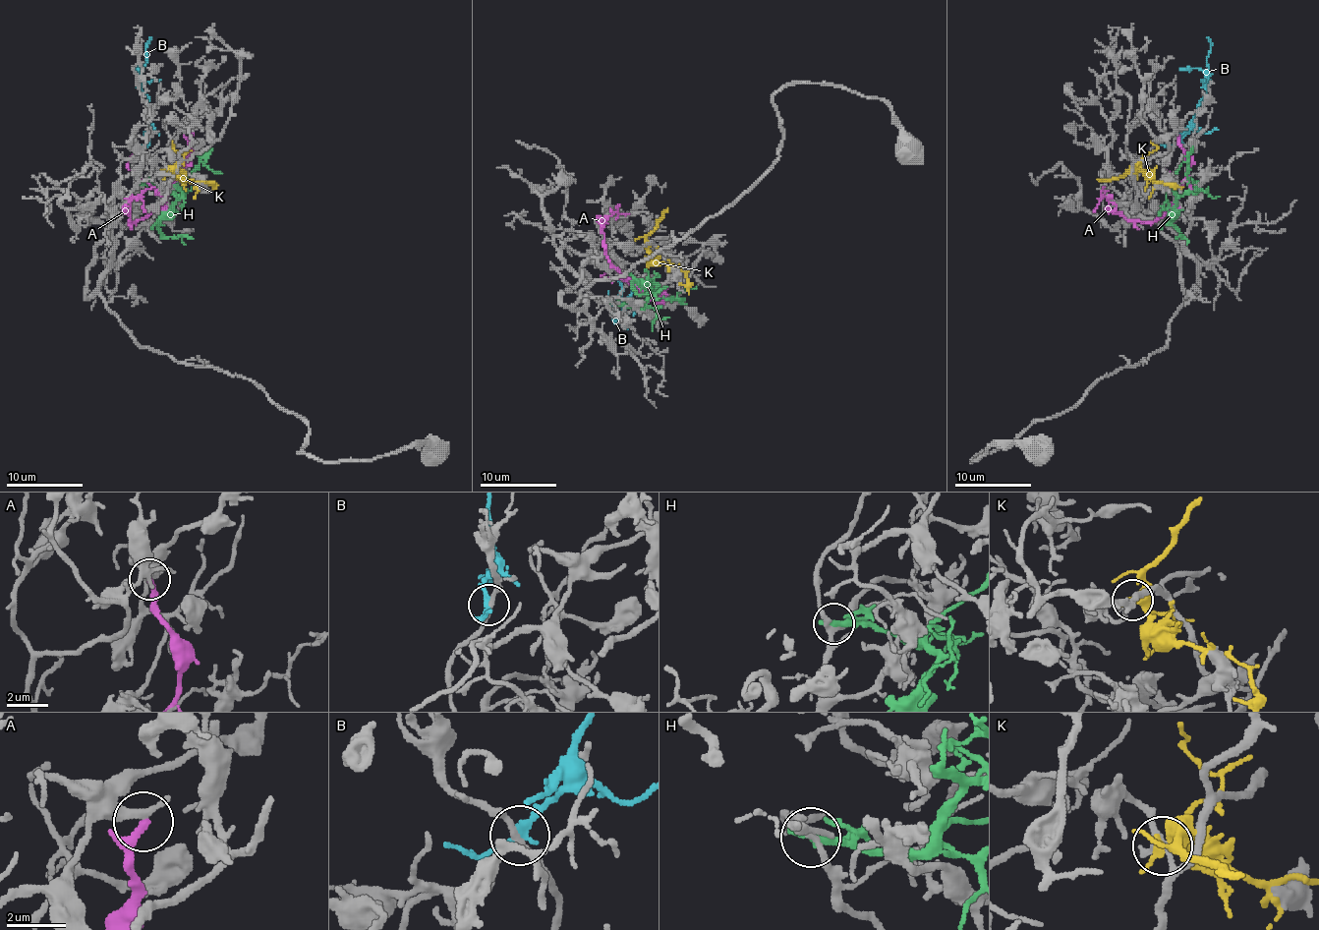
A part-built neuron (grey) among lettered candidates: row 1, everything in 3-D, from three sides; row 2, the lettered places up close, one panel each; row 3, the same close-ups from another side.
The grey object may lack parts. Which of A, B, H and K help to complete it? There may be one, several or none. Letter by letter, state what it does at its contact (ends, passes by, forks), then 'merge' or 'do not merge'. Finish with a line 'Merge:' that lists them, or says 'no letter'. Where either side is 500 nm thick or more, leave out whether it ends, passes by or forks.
A: it passes by | do not merge
B: it passes by | do not merge
H: it passes by | do not merge
K: it passes by | do not merge
Merge: no letter

